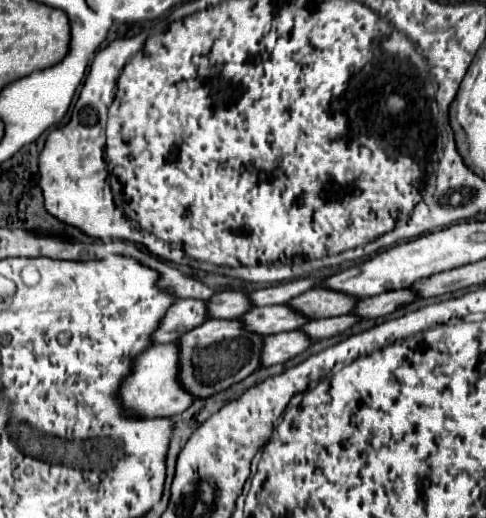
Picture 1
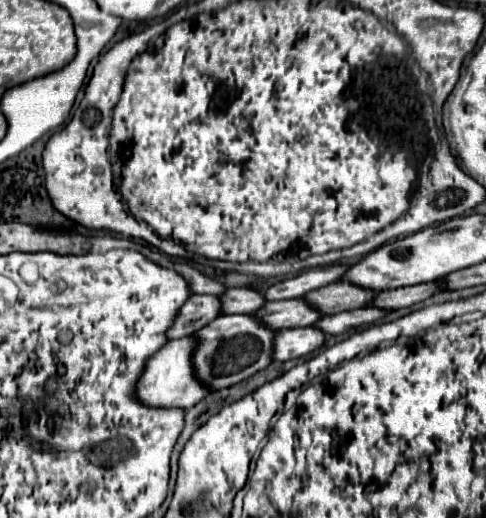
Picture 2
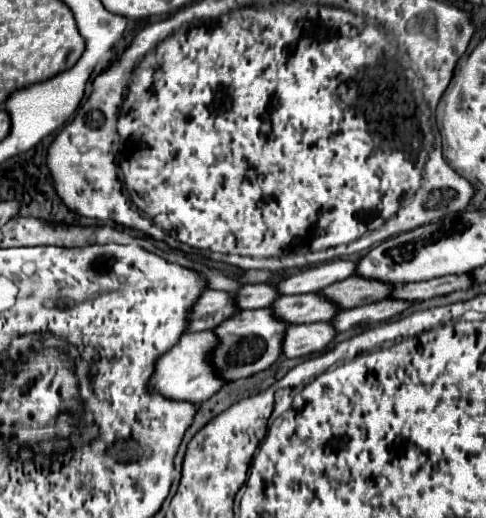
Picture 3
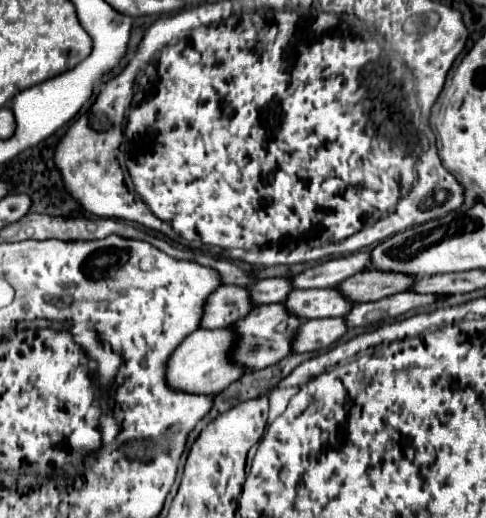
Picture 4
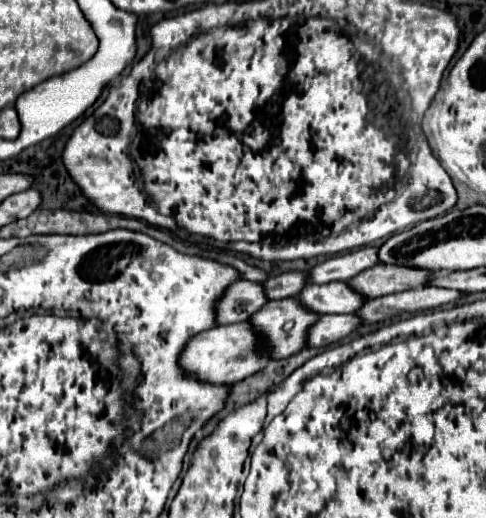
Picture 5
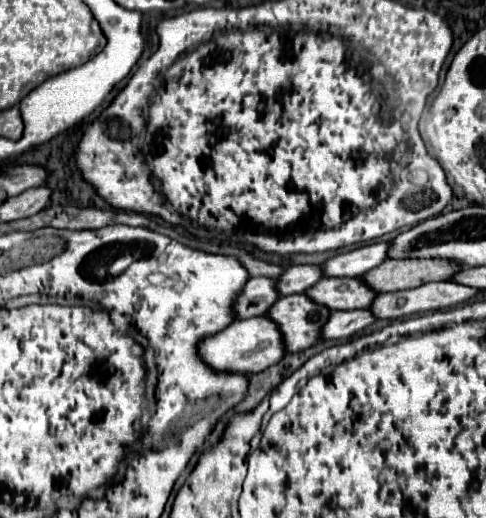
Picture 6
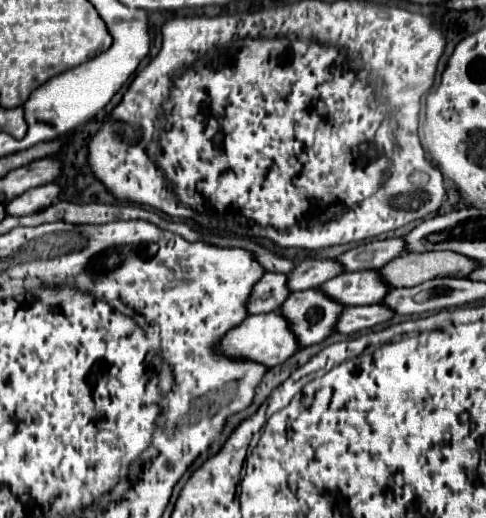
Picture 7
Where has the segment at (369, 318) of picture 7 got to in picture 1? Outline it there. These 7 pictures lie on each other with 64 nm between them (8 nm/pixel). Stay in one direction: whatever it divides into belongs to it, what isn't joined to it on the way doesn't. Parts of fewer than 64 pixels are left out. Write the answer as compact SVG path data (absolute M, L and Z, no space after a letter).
M300 330L266 336L262 342L262 368L286 362L296 354L304 352L310 344L312 340Z

